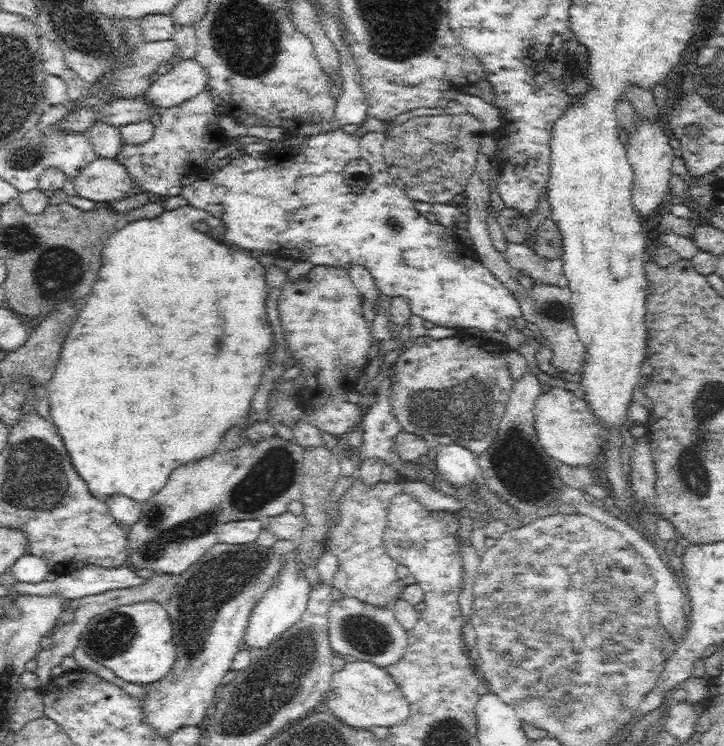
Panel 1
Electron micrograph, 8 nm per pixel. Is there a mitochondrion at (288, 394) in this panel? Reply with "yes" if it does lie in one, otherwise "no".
no

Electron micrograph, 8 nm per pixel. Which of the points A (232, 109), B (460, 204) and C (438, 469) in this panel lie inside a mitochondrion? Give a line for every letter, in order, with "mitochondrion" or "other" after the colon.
A: other
B: other
C: other

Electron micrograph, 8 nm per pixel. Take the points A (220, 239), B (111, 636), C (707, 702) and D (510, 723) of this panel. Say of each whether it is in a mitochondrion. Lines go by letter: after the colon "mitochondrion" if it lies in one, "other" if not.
A: other
B: mitochondrion
C: other
D: other

